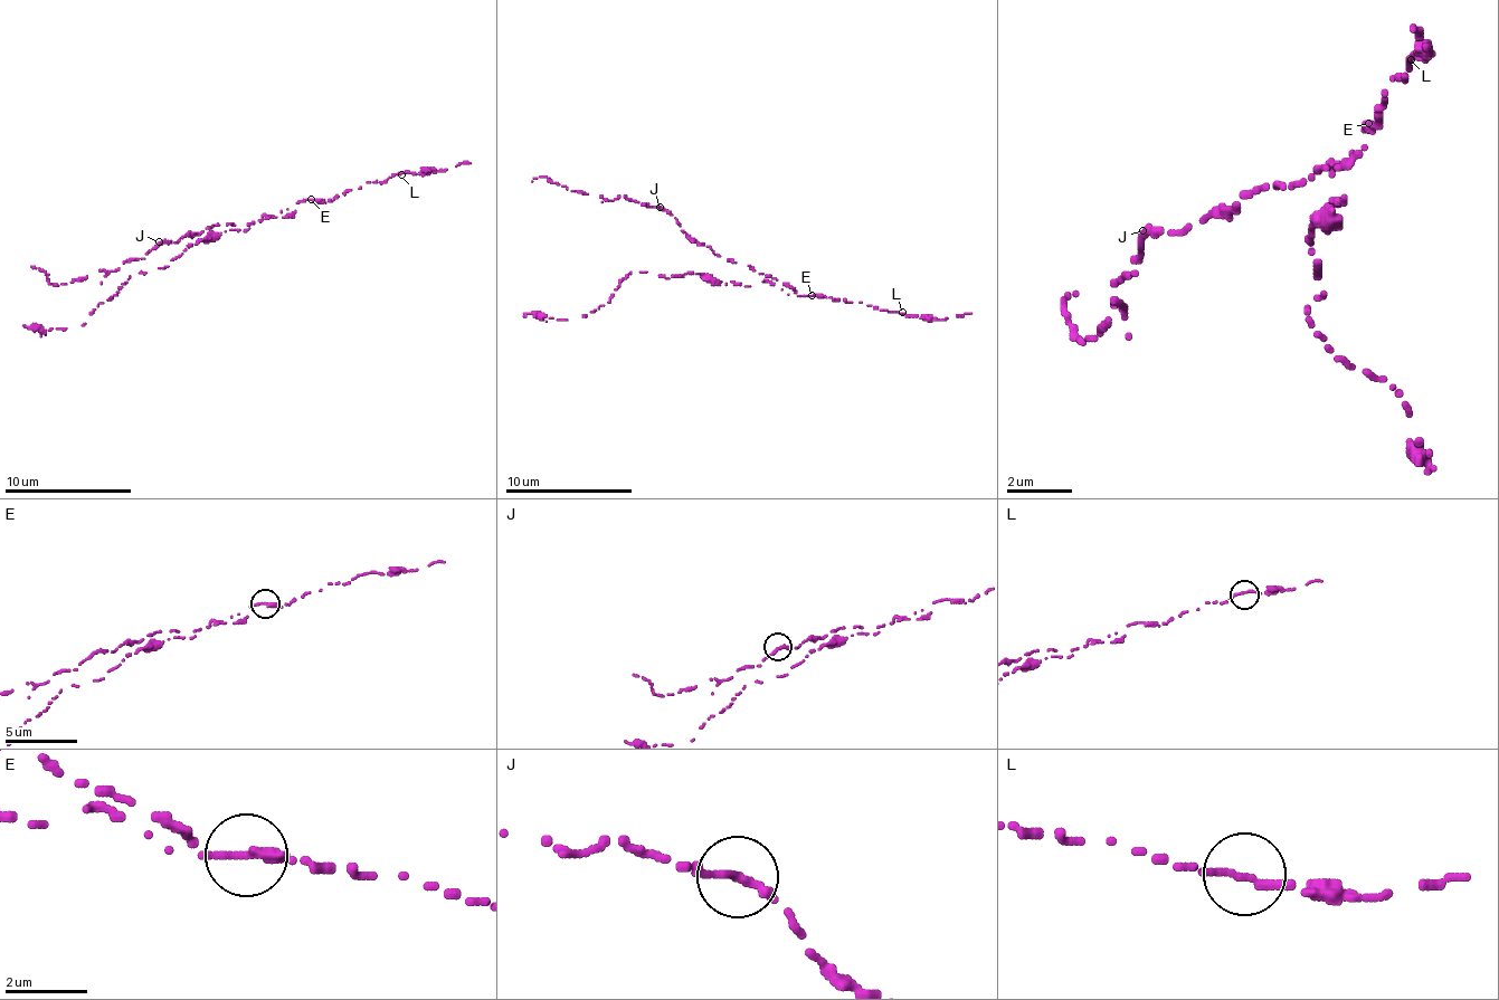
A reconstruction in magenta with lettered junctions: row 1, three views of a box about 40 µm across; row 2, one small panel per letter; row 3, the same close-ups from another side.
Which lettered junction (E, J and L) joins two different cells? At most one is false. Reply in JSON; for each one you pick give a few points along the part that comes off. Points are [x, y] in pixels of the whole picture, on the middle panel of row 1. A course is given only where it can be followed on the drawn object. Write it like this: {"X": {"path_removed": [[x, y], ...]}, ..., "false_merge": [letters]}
{"E": {"path_removed": [[813, 296], [768, 281], [749, 287], [692, 274], [632, 270], [609, 303], [587, 315], [523, 315]]}, "false_merge": ["E"]}

